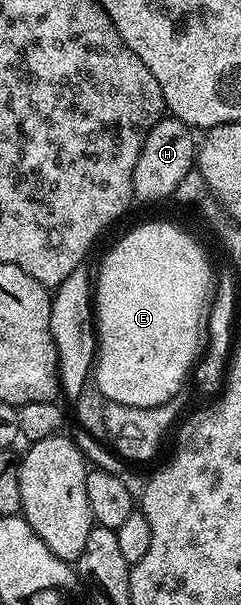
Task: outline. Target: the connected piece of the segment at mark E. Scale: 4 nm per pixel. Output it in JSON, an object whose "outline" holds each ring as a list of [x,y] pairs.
{"outline":[[[147,221],[136,229],[131,229],[103,257],[103,266],[99,269],[99,281],[93,285],[93,313],[97,318],[97,364],[93,369],[93,385],[107,396],[108,402],[129,407],[157,407],[169,399],[180,396],[179,388],[183,380],[192,372],[197,358],[201,353],[201,330],[205,325],[205,310],[213,293],[213,270],[203,254],[203,249],[183,229],[170,225],[167,221]]]}

